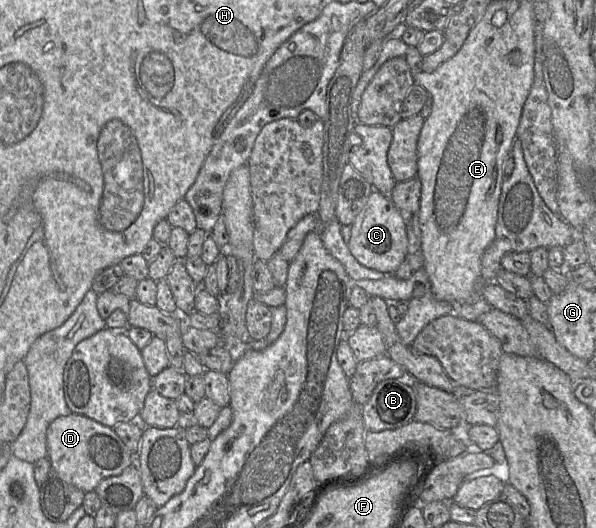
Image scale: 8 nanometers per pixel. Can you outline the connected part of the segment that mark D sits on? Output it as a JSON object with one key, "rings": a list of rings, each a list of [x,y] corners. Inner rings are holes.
{"rings":[[[80,414],[53,420],[47,428],[46,442],[51,470],[84,493],[94,491],[103,479],[120,475],[135,462],[113,428]]]}

